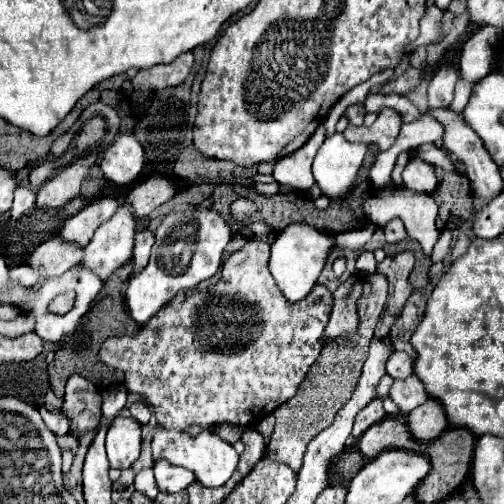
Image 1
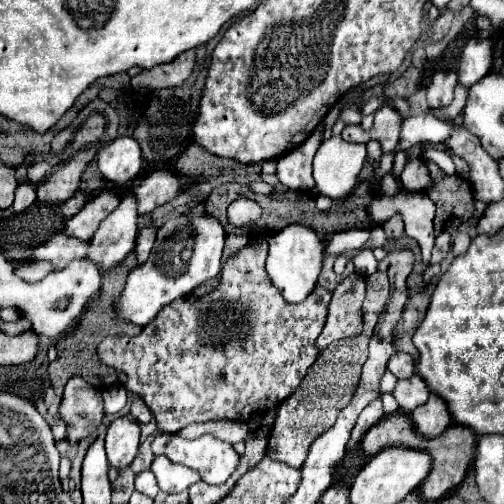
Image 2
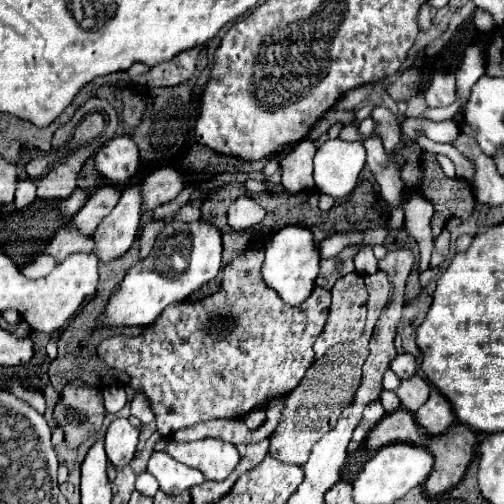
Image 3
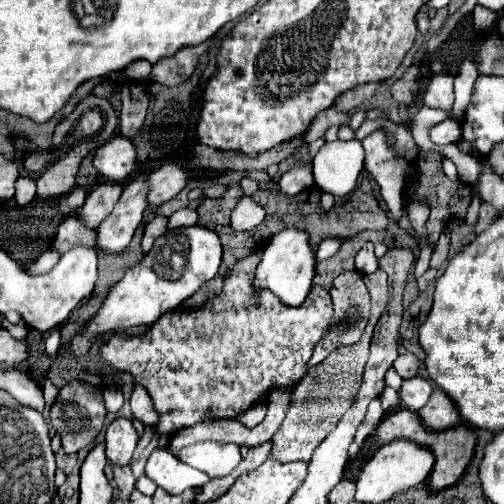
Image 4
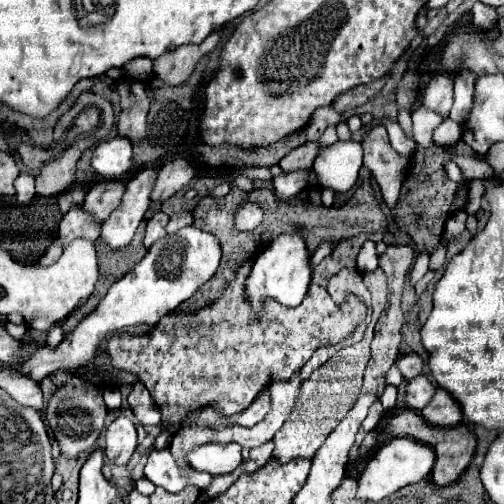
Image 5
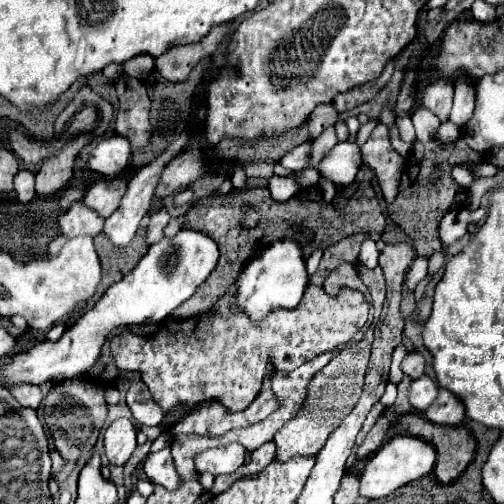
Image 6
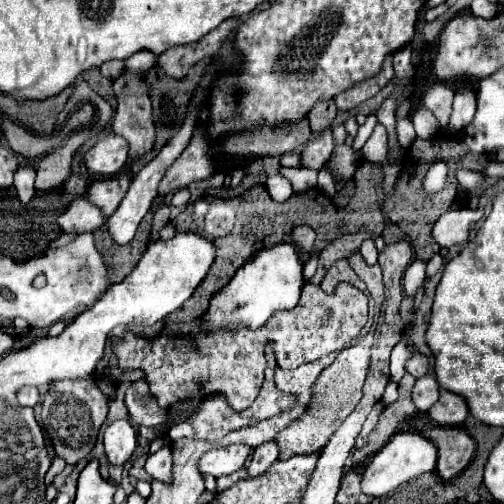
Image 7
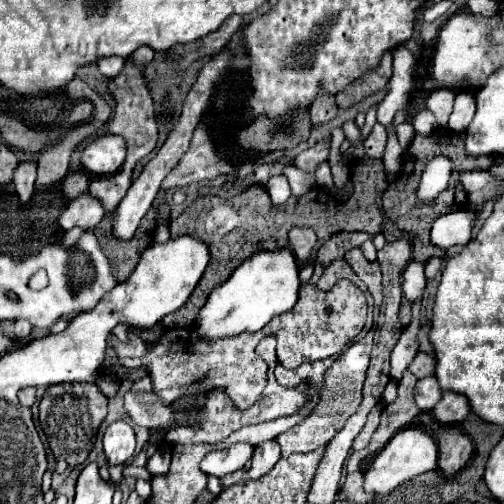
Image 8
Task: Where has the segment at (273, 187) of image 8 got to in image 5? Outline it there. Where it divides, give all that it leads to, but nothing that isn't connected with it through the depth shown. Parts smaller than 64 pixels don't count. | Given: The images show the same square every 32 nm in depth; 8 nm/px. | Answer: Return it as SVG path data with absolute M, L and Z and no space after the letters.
M298 170L298 172L288 172L284 176L272 178L272 186L274 186L274 196L280 200L288 200L292 196L296 196L308 182L308 172L306 170Z

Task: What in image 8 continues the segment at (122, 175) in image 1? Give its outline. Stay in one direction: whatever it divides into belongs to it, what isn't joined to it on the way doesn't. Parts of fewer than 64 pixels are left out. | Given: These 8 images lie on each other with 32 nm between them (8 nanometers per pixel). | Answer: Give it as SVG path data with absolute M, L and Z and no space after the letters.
M106 134L96 138L82 150L80 162L92 174L114 174L120 170L126 156L126 142L120 136Z

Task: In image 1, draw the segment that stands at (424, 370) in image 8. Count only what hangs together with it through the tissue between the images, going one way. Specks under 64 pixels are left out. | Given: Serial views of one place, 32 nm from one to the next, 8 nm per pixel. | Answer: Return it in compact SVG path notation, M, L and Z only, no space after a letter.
M392 352L392 356L386 362L386 372L392 378L408 378L414 374L412 358L406 352Z

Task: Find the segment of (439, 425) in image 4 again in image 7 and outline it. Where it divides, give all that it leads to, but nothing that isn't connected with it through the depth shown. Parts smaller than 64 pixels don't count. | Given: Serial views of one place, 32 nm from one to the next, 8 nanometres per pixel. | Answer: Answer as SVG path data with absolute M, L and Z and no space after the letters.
M440 390L440 400L428 410L430 418L442 426L456 426L462 424L468 416L468 404L462 396L456 396L454 392Z

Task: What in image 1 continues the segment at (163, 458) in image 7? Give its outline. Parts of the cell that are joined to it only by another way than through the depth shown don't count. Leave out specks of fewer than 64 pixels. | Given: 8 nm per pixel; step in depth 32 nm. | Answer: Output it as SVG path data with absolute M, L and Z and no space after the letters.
M156 460L152 470L156 474L156 482L162 492L180 492L180 490L186 490L192 482L196 482L194 472L168 464L166 460Z

